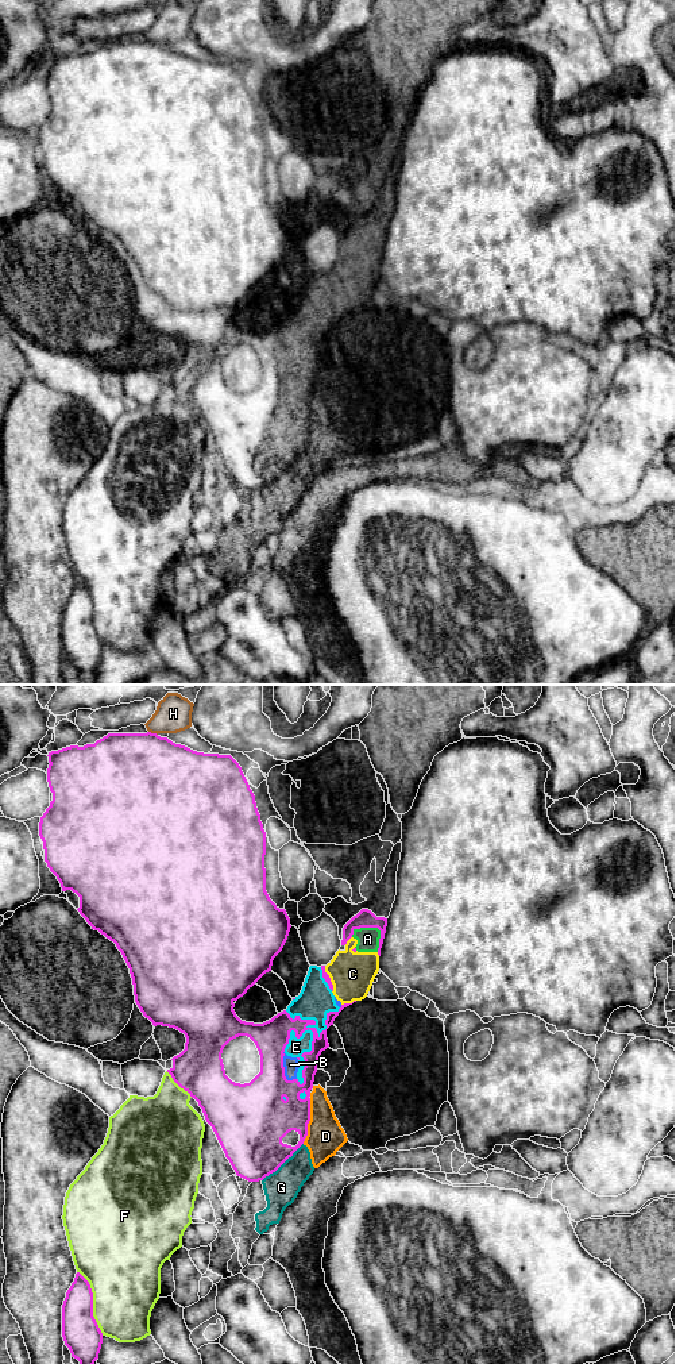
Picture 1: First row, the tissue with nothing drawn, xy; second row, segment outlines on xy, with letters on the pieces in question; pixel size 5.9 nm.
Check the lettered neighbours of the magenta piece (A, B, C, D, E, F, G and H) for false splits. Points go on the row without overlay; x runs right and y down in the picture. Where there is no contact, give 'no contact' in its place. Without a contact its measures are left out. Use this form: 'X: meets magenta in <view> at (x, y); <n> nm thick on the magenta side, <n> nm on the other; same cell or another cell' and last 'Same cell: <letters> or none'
A: meets magenta in xy at (377, 235); 110 nm thick on the magenta side, 130 nm on the other; another cell
B: meets magenta in xy at (284, 378); 280 nm thick on the magenta side, 90 nm on the other; another cell
C: meets magenta in xy at (329, 288); 40 nm thick on the magenta side, 260 nm on the other; another cell
D: meets magenta in xy at (309, 428); 300 nm thick on the magenta side, 220 nm on the other; another cell
E: meets magenta in xy at (313, 346); 200 nm thick on the magenta side, 110 nm on the other; another cell
F: meets magenta in xy at (92, 612); 220 nm thick on the magenta side, 420 nm on the other; another cell
G: meets magenta in xy at (282, 471); 380 nm thick on the magenta side, 200 nm on the other; another cell
H: meets magenta in xy at (153, 42); 500 nm thick on the magenta side, 220 nm on the other; another cell
Same cell: none

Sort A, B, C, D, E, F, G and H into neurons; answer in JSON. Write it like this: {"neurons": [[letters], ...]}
{"neurons": [["A", "B", "C", "E"], ["D", "G"], ["F"], ["H"]]}

